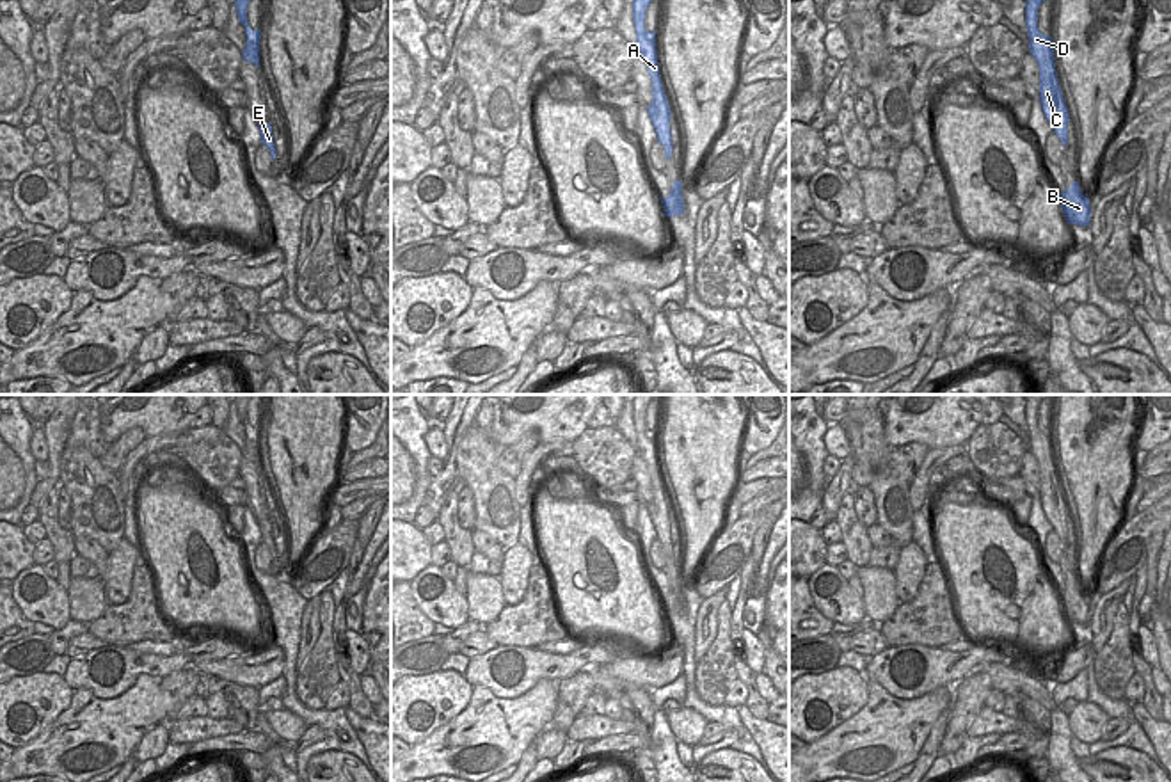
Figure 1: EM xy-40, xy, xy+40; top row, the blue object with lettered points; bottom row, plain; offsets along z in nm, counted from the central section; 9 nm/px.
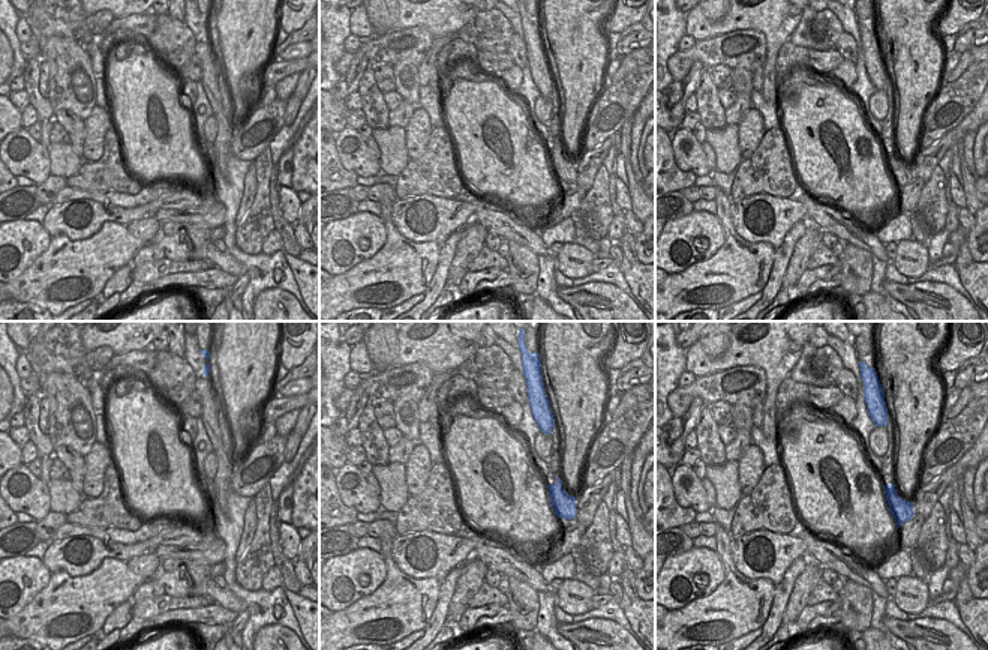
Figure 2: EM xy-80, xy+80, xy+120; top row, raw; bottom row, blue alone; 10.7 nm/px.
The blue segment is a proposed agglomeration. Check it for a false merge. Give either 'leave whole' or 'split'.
leave whole

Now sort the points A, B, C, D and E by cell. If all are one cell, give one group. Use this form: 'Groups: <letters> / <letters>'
Groups: A B C D E.

